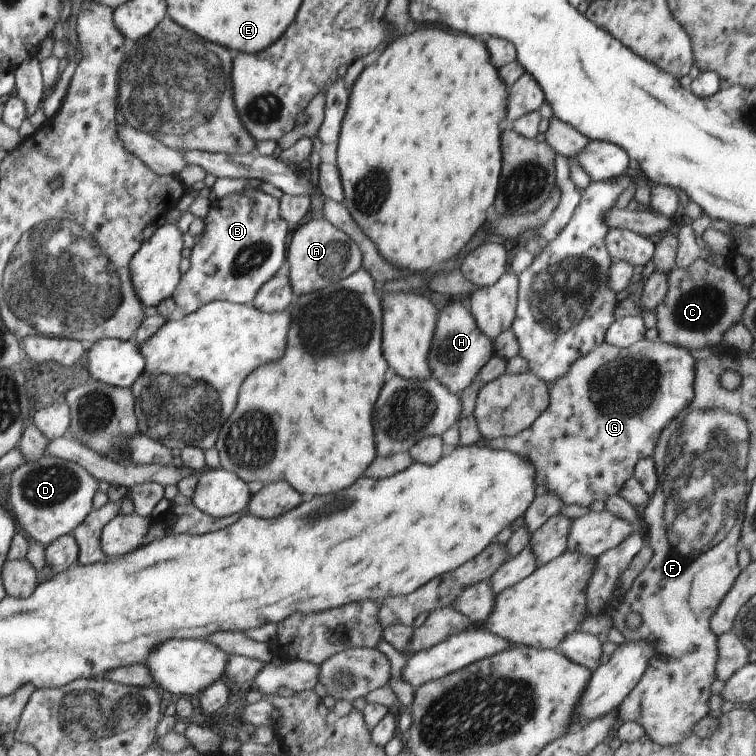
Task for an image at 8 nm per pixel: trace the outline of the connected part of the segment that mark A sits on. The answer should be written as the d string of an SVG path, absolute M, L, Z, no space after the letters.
M313 218L306 224L297 226L290 235L292 240L288 246L286 262L294 296L318 292L330 286L334 280L342 280L346 276L353 275L362 267L362 252L358 244L324 218Z

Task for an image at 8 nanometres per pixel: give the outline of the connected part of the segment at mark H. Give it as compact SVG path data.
M460 302L444 306L438 312L432 346L428 352L428 366L432 379L444 384L452 394L460 394L470 386L482 366L495 354L493 340L478 328L474 316Z

